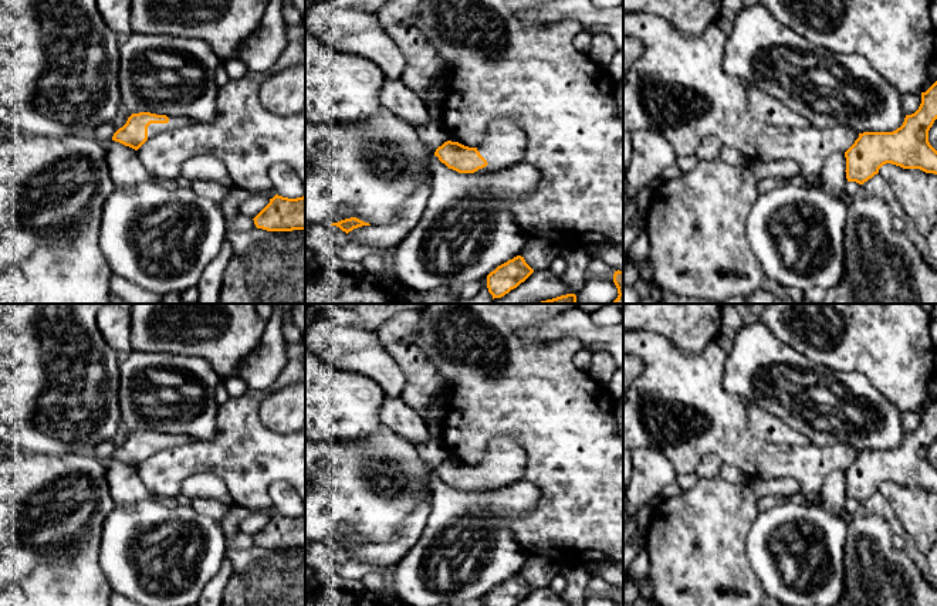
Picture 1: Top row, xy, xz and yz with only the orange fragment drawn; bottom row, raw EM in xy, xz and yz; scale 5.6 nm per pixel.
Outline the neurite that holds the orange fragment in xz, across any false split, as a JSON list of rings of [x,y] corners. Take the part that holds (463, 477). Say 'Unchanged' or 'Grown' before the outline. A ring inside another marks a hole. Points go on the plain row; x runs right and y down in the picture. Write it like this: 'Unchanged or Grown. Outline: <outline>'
Grown. Outline: [[[495,436],[477,465],[450,457],[436,467],[434,474],[459,491],[493,490],[522,480],[525,467],[522,446],[511,436]]]

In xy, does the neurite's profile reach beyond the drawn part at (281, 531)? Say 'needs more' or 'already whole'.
already whole

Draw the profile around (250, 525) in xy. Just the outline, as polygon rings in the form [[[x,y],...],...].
[[[251,512],[247,518],[240,522],[240,532],[254,536],[267,522],[270,514],[267,512]]]

